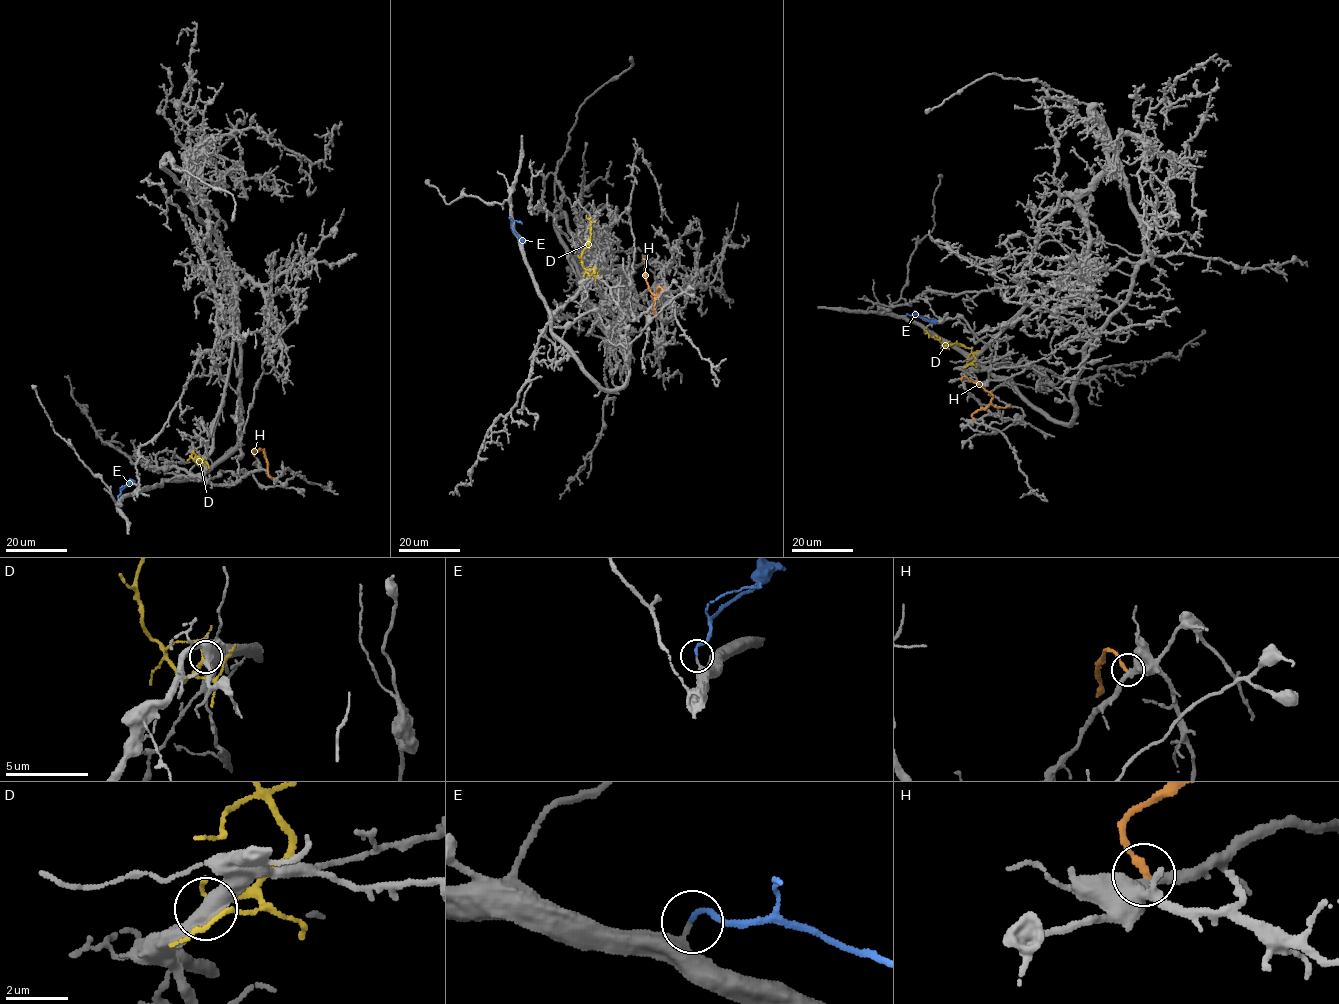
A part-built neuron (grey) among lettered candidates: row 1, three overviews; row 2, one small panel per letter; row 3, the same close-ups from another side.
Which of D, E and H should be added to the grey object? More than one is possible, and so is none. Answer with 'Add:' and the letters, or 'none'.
Add: D, E

